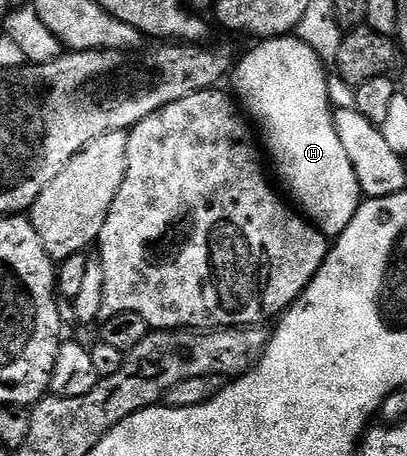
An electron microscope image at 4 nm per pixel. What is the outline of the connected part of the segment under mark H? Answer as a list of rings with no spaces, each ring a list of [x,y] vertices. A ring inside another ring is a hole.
[[[299,36],[269,38],[255,45],[259,46],[253,47],[240,62],[238,59],[234,67],[234,97],[253,122],[255,117],[254,125],[263,129],[263,138],[267,141],[266,157],[267,154],[271,157],[271,166],[276,174],[274,177],[277,182],[279,177],[278,185],[285,194],[287,189],[286,197],[292,203],[296,202],[294,205],[315,229],[320,230],[327,239],[334,240],[341,232],[345,232],[345,228],[349,228],[353,216],[359,211],[361,191],[353,164],[349,164],[349,156],[345,156],[345,148],[341,148],[341,140],[337,136],[331,94],[327,91],[327,74],[323,71],[326,70],[325,64],[317,52],[313,52],[311,45]]]

